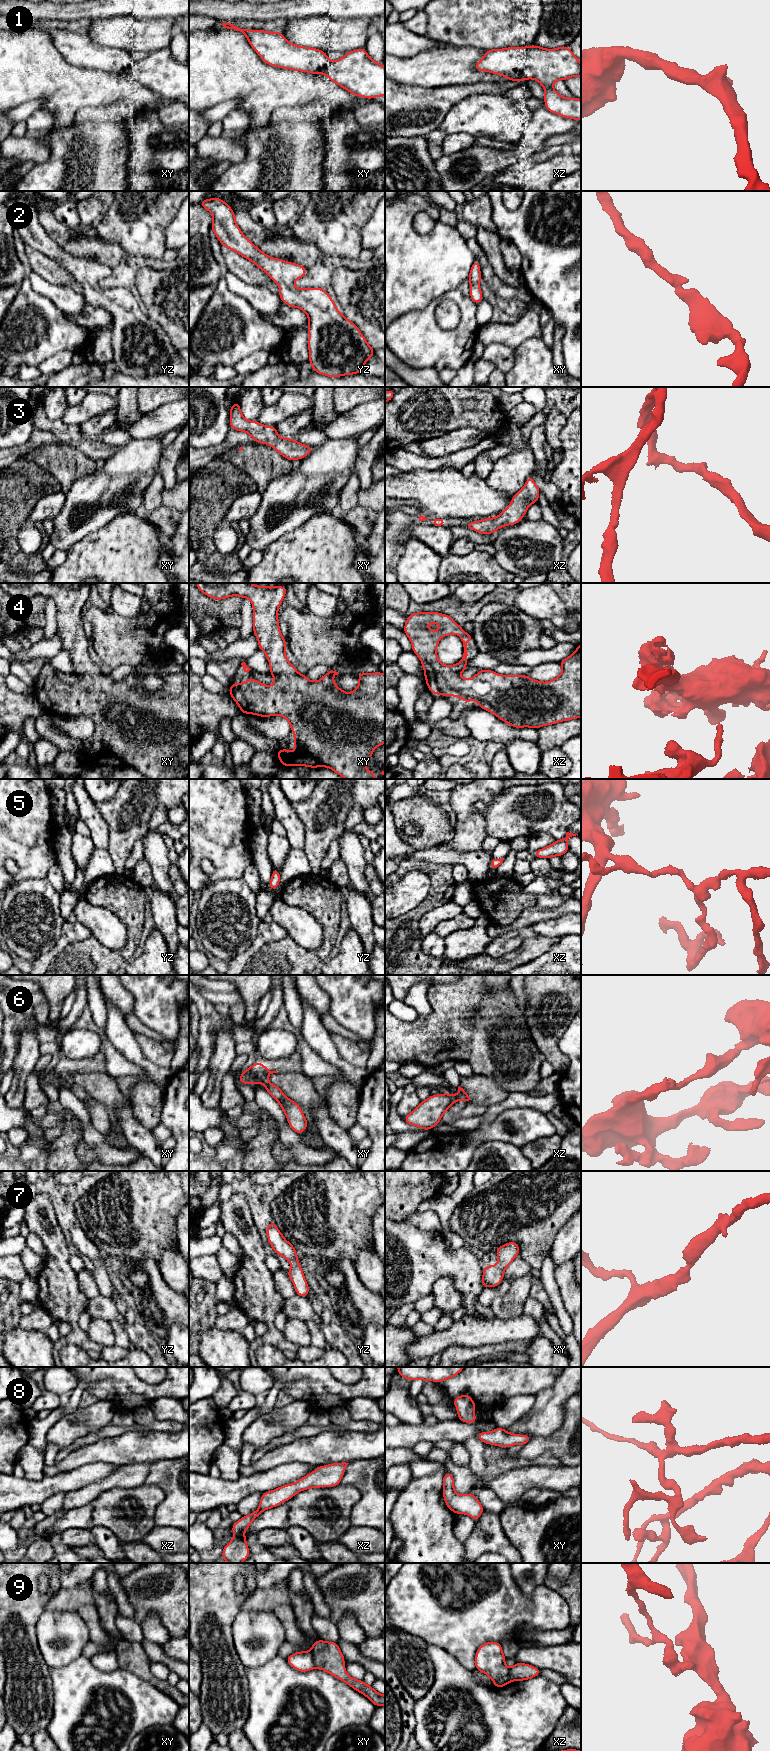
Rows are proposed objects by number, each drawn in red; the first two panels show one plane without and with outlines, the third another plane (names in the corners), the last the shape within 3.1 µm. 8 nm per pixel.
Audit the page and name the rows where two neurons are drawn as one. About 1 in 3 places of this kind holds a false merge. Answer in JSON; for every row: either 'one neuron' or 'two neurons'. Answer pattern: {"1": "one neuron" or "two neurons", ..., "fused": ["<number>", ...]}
{"1": "one neuron", "2": "one neuron", "3": "one neuron", "4": "one neuron", "5": "one neuron", "6": "two neurons", "7": "one neuron", "8": "one neuron", "9": "two neurons", "fused": ["6", "9"]}

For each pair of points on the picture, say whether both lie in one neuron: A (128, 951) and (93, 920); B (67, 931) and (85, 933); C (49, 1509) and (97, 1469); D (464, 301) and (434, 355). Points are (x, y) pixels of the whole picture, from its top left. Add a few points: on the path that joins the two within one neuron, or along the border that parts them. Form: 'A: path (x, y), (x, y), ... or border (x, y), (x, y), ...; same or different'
A: border (123, 922), (126, 928), (126, 943), (118, 951); different
B: path (71, 931), (81, 932); same
C: border (66, 1493), (54, 1493), (43, 1502); different
D: path (466, 315), (466, 325), (448, 343); same

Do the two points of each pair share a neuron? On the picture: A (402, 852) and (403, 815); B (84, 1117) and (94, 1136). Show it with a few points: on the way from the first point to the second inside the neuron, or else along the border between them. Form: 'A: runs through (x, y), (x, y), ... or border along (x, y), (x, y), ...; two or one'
A: border along (395, 826), (396, 833), (415, 850); two
B: runs through (87, 1122), (89, 1131); one

